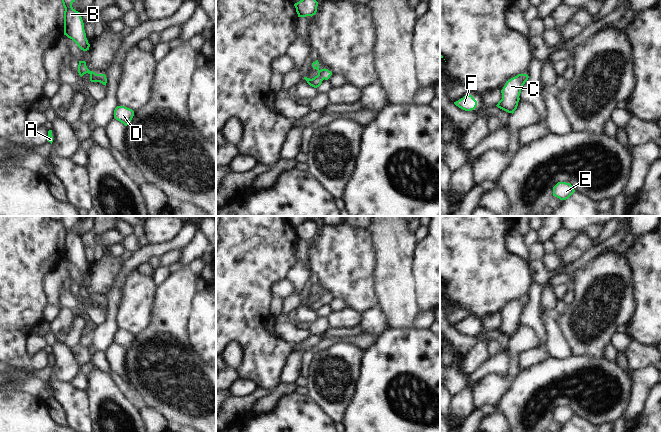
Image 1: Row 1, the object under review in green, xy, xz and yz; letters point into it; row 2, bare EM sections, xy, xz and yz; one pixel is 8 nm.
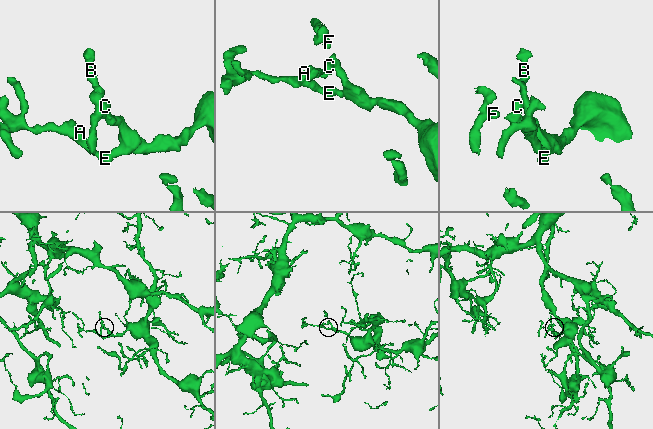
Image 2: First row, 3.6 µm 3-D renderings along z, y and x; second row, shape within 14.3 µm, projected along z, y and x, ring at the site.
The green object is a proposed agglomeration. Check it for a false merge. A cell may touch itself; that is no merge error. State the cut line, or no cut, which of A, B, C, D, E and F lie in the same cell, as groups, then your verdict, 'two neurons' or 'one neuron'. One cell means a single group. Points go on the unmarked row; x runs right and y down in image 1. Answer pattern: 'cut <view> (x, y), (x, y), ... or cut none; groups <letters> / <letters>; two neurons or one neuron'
cut none; groups A B C D E F; one neuron

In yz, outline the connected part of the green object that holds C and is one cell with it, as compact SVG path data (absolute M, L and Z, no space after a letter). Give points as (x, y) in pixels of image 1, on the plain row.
M518 298L517 300L508 304L501 314L502 323L496 330L508 337L513 338L517 333L518 326L520 324L519 320L521 313L528 302L529 300L527 298Z

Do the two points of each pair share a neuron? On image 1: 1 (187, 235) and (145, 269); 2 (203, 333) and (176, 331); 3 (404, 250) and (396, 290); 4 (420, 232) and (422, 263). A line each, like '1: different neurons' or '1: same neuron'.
1: different neurons
2: different neurons
3: same neuron
4: different neurons

